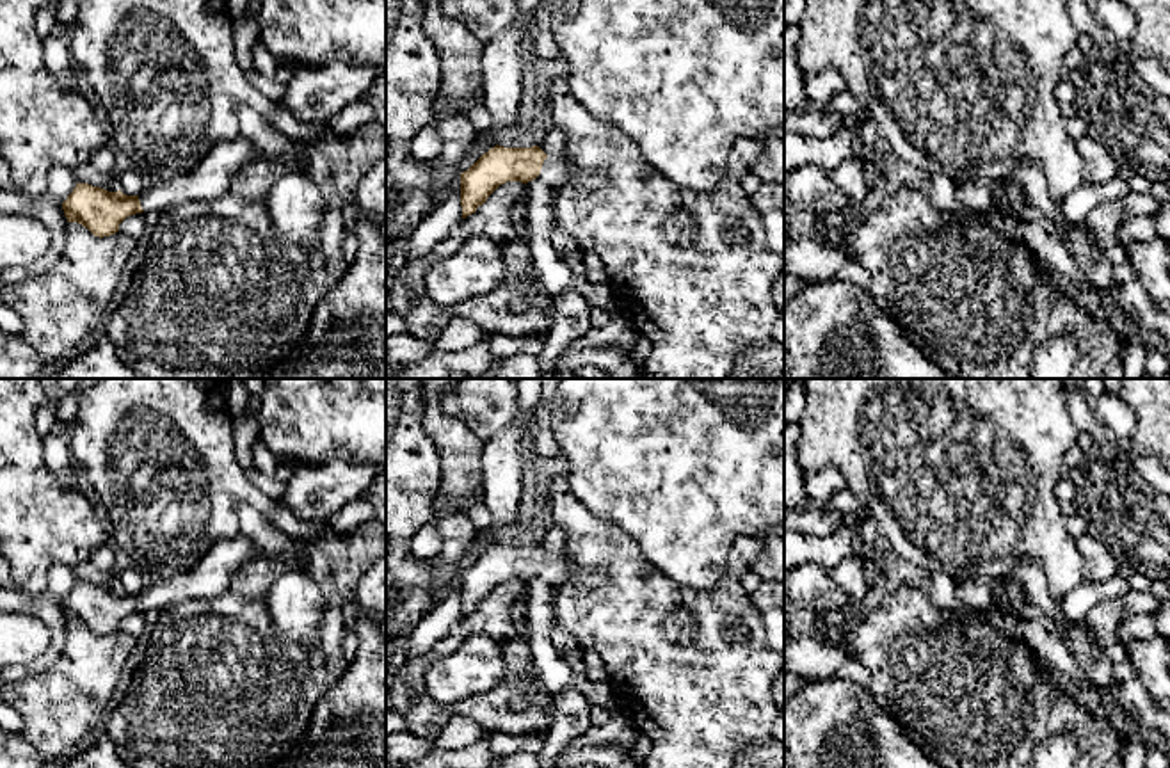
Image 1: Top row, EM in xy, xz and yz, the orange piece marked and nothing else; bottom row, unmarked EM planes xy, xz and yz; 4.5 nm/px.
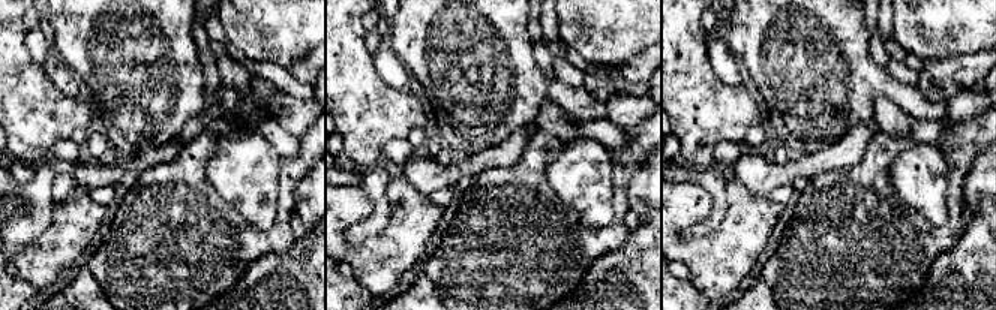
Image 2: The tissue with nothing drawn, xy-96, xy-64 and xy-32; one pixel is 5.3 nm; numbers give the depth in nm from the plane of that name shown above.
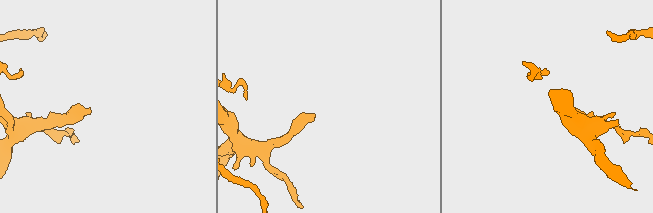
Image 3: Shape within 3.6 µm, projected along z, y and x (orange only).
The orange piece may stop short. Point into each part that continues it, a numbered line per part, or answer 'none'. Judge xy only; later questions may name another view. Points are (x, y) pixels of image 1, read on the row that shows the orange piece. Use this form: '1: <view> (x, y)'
1: xy (210, 178)

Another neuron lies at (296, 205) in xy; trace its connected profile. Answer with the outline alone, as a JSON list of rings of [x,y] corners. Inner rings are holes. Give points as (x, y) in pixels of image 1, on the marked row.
[[[286,172],[268,190],[267,212],[281,236],[302,245],[313,265],[324,261],[317,242],[325,197],[306,172]]]

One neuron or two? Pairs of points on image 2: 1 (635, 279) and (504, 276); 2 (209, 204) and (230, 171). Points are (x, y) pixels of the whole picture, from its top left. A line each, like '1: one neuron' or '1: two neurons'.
1: two neurons
2: two neurons

